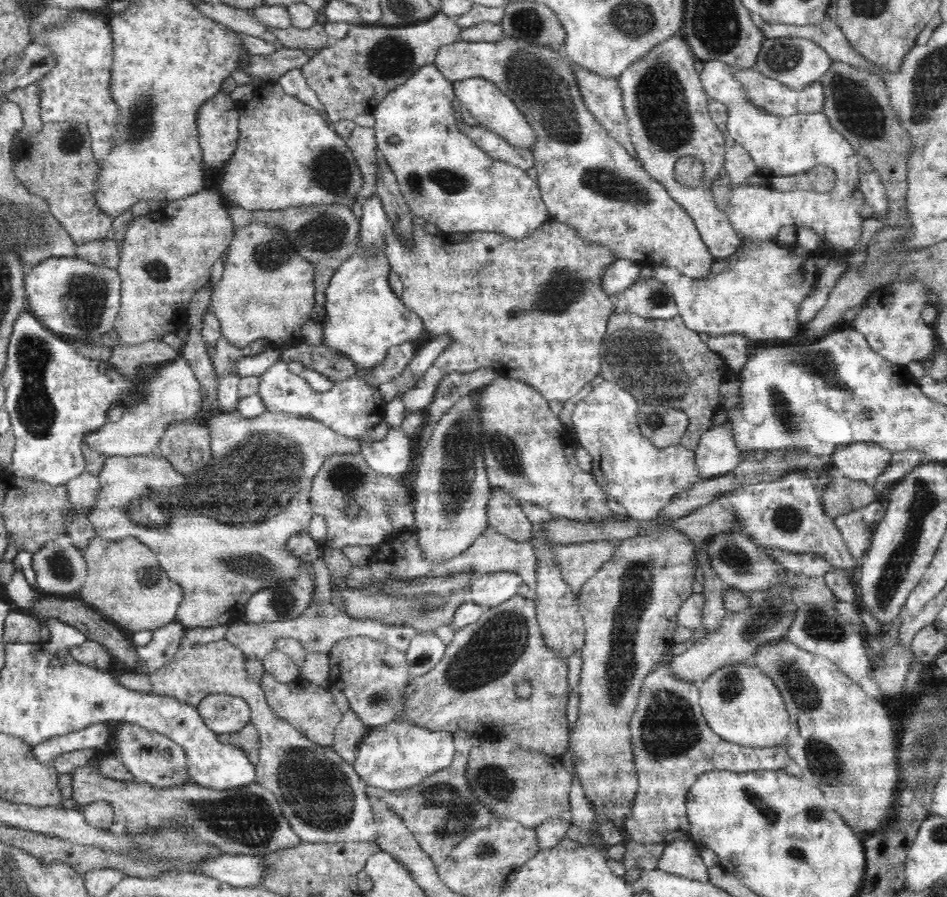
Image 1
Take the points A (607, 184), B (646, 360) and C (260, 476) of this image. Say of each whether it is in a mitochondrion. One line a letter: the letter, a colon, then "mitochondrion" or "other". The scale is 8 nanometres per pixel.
A: mitochondrion
B: mitochondrion
C: mitochondrion

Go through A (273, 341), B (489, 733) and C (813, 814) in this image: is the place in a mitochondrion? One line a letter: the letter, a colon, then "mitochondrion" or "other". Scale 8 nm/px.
A: other
B: other
C: other

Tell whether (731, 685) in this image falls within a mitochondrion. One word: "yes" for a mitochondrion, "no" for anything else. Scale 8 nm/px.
yes

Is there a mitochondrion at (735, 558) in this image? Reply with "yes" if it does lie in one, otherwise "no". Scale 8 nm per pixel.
yes

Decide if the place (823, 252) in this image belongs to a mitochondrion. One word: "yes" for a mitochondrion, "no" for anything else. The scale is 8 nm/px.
no

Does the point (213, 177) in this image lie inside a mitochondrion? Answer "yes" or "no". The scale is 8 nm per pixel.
no

